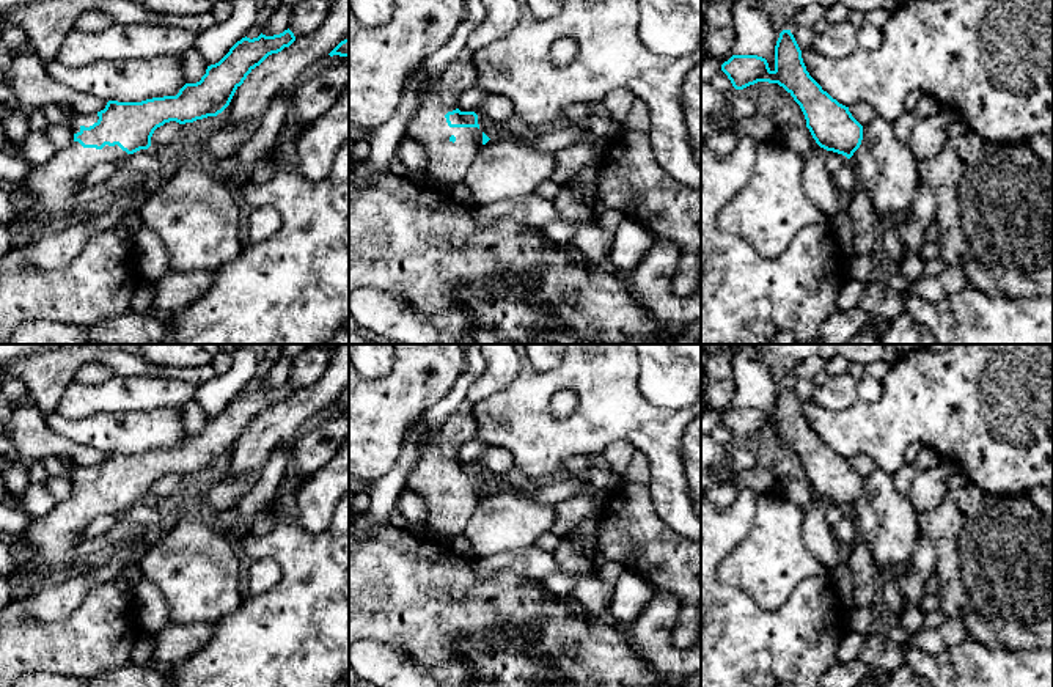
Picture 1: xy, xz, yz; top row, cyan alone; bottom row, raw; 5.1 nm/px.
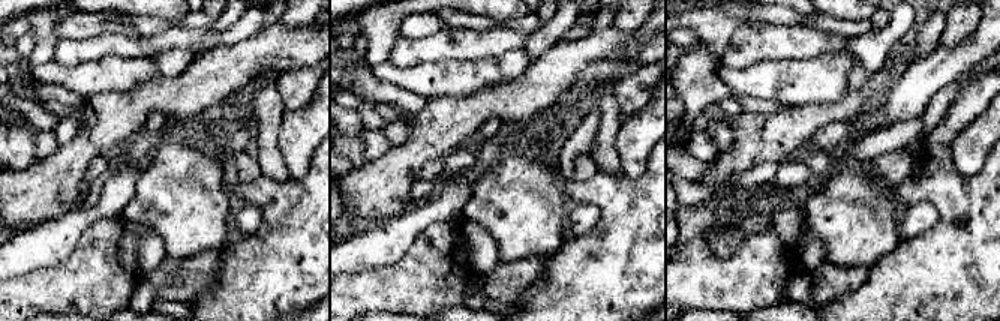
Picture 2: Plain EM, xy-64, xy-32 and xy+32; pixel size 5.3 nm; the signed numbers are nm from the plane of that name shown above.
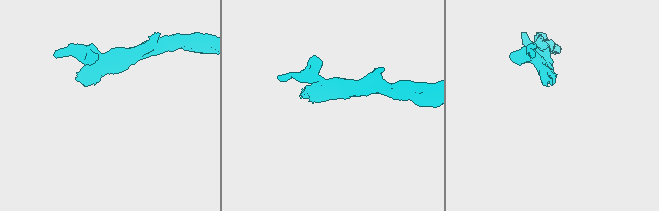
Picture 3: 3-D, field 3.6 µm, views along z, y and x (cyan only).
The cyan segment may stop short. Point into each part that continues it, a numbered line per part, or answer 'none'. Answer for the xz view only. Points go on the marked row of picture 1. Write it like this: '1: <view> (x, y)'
1: xz (448, 162)

